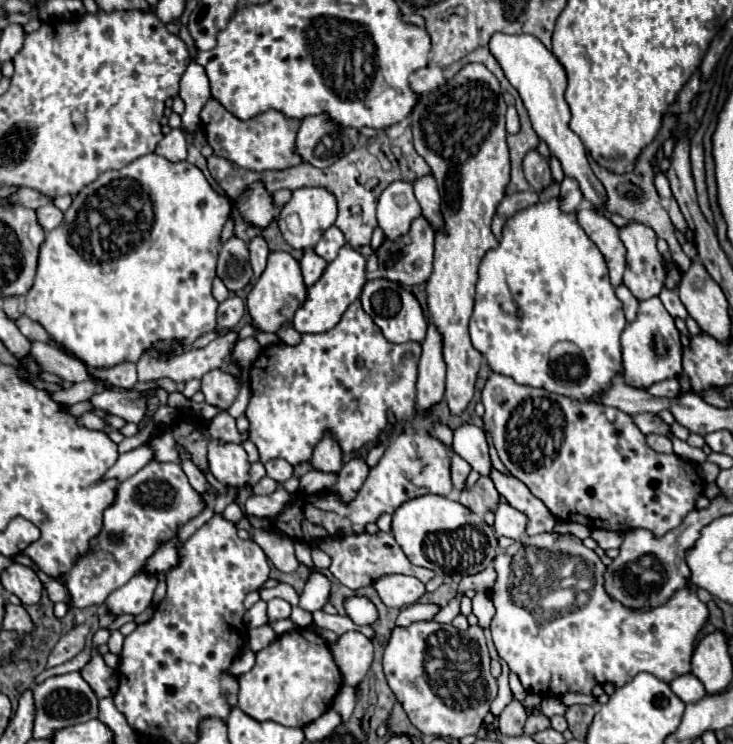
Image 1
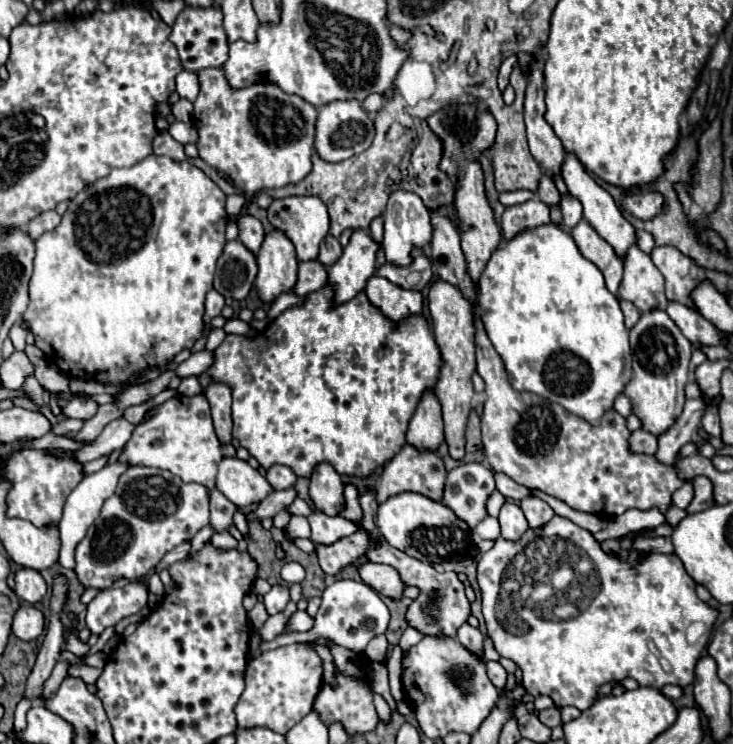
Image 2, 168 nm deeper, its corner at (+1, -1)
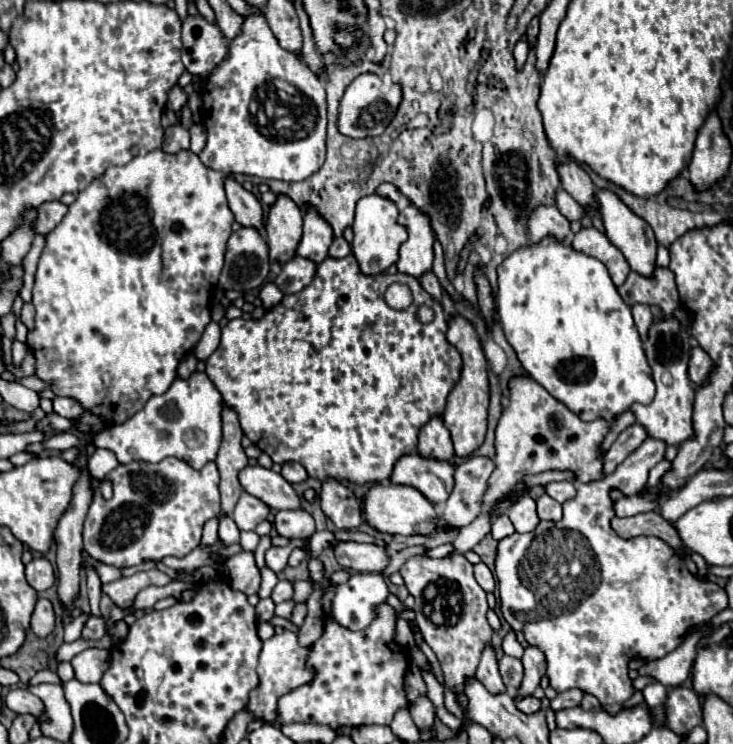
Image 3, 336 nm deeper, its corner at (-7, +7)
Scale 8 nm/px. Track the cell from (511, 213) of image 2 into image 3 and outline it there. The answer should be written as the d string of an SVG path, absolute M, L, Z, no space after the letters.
M539 205L533 209L527 221L527 235L531 243L541 241L545 235L555 235L557 239L571 237L569 221L561 215L555 205Z

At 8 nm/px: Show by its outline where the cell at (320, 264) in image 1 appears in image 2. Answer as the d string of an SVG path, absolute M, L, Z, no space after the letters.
M301 261L293 293L299 297L305 297L305 295L321 289L325 283L327 283L327 271L323 269L323 265L319 261Z

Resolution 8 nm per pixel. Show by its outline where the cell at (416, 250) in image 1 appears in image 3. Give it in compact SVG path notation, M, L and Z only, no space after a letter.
M429 271L429 273L423 273L421 277L417 277L419 279L419 283L421 283L421 287L435 299L435 301L441 301L441 295L443 295L443 289L441 289L441 285L439 285L439 281L437 281L437 277L435 277L435 273L433 271Z

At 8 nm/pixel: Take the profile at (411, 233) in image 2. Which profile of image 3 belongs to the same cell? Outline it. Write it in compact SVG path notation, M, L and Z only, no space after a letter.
M407 205L405 209L401 209L401 217L397 221L399 225L405 225L409 233L409 239L399 249L397 269L419 277L429 271L433 263L435 231L431 227L429 215L421 213L421 209L417 209L415 205Z

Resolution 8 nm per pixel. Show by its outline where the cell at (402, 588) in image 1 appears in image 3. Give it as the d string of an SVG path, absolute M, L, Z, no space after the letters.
M339 543L335 547L335 555L345 569L359 573L385 573L385 569L389 567L387 551L369 543Z

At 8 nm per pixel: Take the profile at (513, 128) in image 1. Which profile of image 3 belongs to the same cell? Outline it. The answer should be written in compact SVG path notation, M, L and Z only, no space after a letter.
M519 41L519 43L515 45L515 51L513 51L513 57L515 57L515 65L517 65L517 69L523 69L525 59L527 59L527 53L529 53L527 41Z

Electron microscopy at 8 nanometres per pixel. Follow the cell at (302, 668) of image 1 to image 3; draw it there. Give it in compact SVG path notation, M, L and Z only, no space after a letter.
M283 631L281 635L275 635L263 643L259 665L257 665L259 685L249 693L249 701L245 707L247 711L253 713L253 719L259 719L263 723L275 723L279 697L283 697L285 693L291 693L301 685L309 685L309 681L313 681L317 673L313 667L307 665L307 659L309 659L309 647L301 647L297 635L291 631Z

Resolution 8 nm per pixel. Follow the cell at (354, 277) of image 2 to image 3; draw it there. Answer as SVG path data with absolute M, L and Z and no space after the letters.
M379 195L363 197L356 205L353 231L355 239L351 243L351 253L355 255L363 275L379 275L397 261L399 245L407 239L405 229L397 223L397 205Z

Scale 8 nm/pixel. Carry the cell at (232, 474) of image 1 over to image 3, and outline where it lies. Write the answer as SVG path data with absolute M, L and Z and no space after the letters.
M247 465L239 473L239 483L243 491L265 501L275 511L297 509L301 505L291 483L287 483L273 469L265 469L261 465Z

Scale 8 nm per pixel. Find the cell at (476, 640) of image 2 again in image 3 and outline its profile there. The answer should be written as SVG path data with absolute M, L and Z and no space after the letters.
M485 645L483 653L481 653L481 661L477 665L477 673L475 677L491 691L491 693L501 693L505 691L505 685L501 681L501 675L497 671L497 657L495 657L495 649L493 645Z

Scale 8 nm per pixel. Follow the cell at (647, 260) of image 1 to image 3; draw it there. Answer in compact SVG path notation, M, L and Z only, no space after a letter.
M655 267L653 277L641 277L639 273L631 271L627 281L619 287L619 295L627 305L645 303L665 315L671 315L673 309L679 307L677 283L667 267Z

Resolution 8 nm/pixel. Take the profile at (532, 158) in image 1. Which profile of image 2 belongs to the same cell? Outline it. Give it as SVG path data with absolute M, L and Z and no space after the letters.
M543 175L543 179L541 179L541 183L539 183L539 199L541 199L547 207L559 205L559 201L561 201L561 195L559 195L555 183L553 183L549 177L545 177L545 175Z

